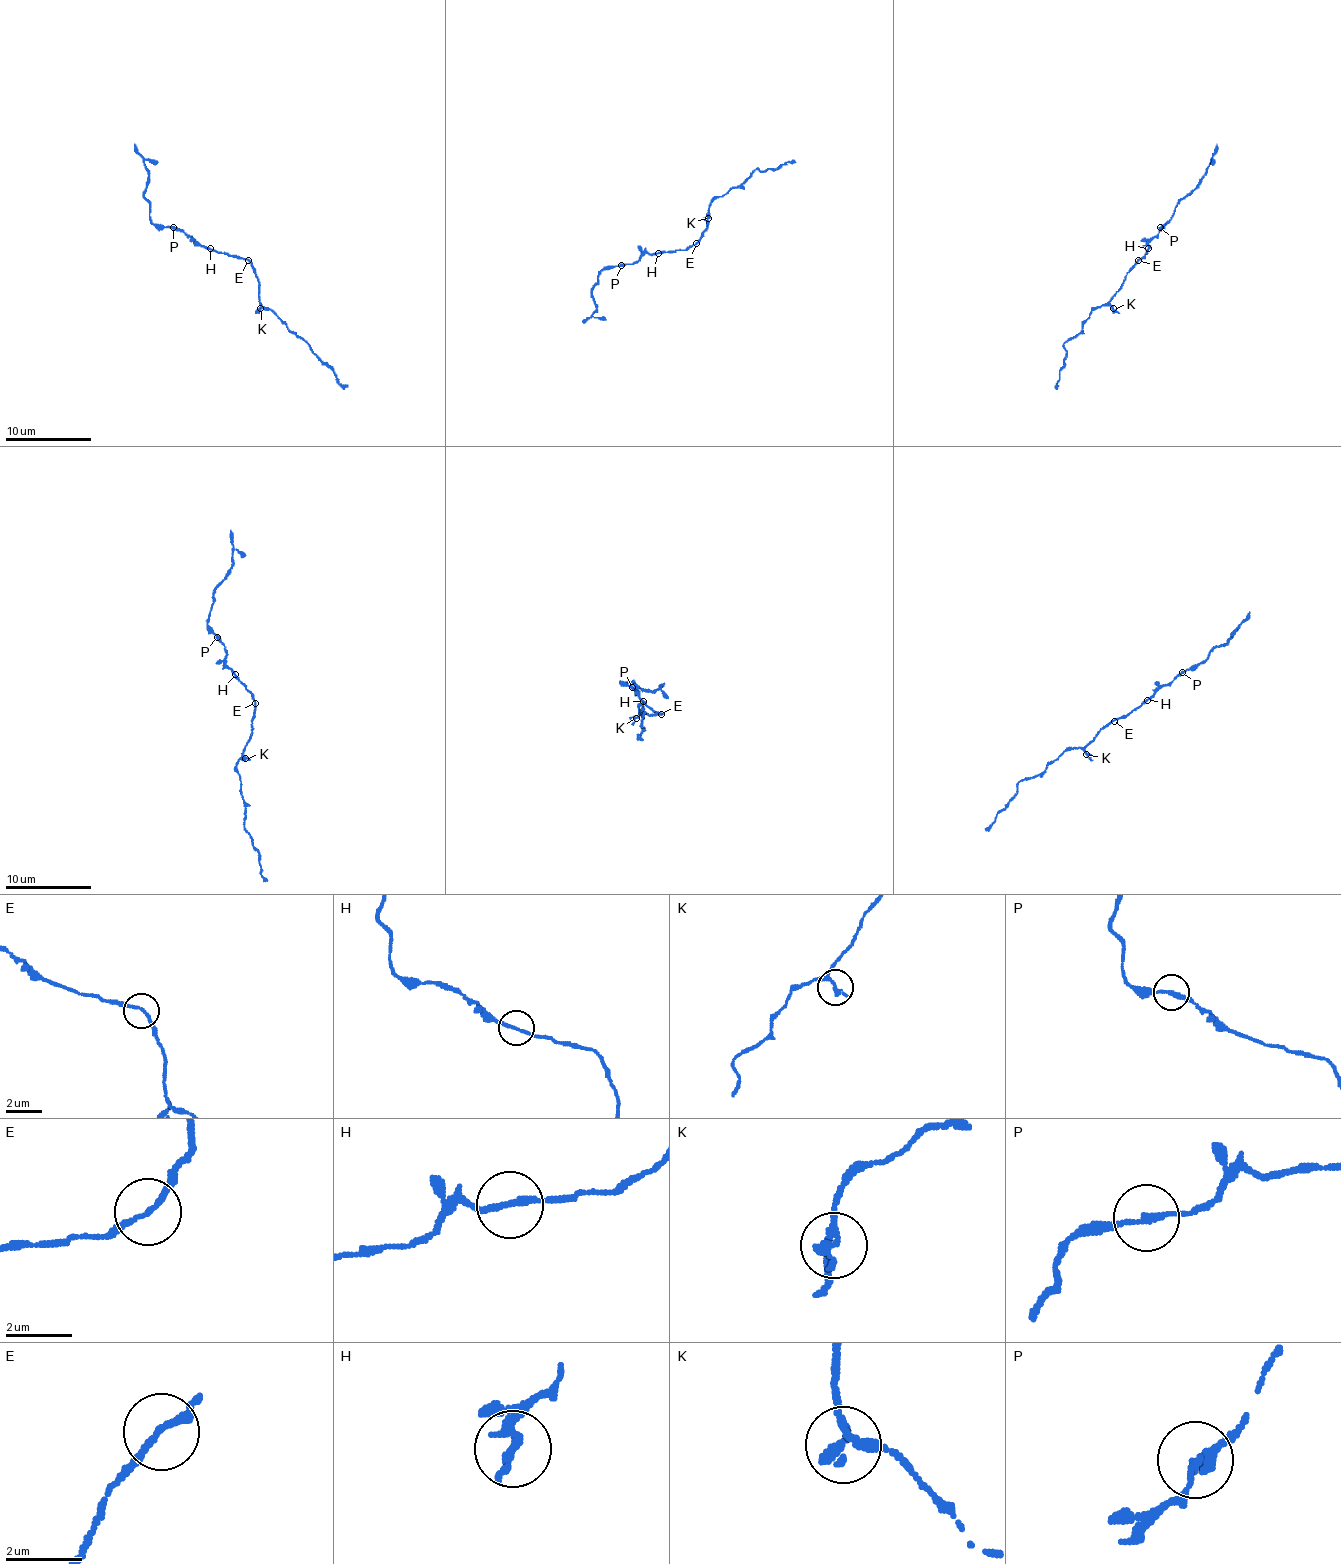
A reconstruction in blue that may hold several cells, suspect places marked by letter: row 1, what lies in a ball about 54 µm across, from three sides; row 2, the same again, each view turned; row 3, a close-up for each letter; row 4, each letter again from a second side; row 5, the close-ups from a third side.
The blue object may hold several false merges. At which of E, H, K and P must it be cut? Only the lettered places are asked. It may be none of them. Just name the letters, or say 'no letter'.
P

